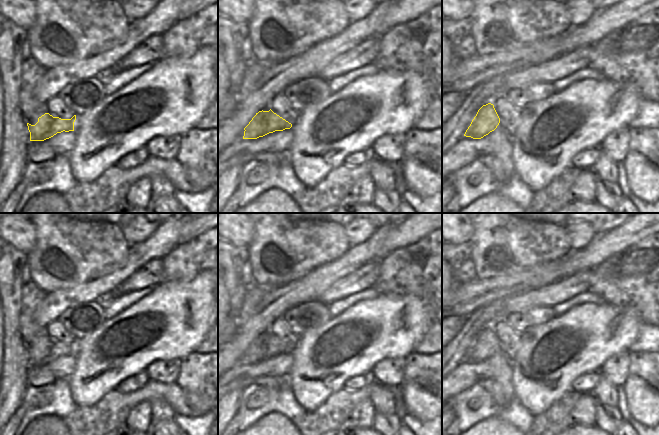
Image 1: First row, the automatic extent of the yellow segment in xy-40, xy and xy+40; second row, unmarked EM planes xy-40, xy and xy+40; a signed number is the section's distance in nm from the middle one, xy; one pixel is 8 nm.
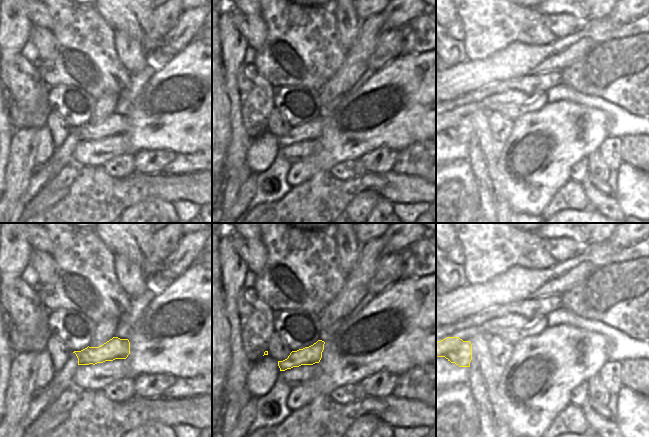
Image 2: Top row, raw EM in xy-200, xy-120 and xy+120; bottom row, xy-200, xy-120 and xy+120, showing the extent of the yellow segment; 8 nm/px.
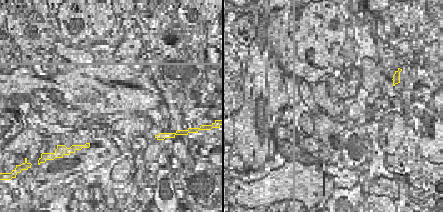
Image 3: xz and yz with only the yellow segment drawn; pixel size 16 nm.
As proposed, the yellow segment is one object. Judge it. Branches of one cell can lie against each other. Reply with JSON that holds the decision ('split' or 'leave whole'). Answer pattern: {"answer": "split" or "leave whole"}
{"answer": "leave whole"}

